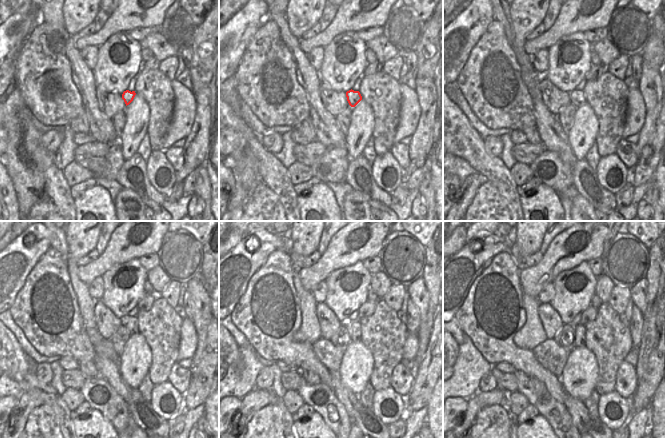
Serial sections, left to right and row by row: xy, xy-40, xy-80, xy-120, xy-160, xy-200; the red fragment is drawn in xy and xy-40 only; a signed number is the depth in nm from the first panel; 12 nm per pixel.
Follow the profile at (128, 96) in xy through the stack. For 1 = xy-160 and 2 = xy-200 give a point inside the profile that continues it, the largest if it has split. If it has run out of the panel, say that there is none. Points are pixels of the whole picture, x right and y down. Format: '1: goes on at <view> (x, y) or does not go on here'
1: goes on at xy-160 (355, 329)
2: goes on at xy-200 (580, 331)

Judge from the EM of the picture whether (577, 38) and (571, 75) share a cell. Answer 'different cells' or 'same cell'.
same cell

